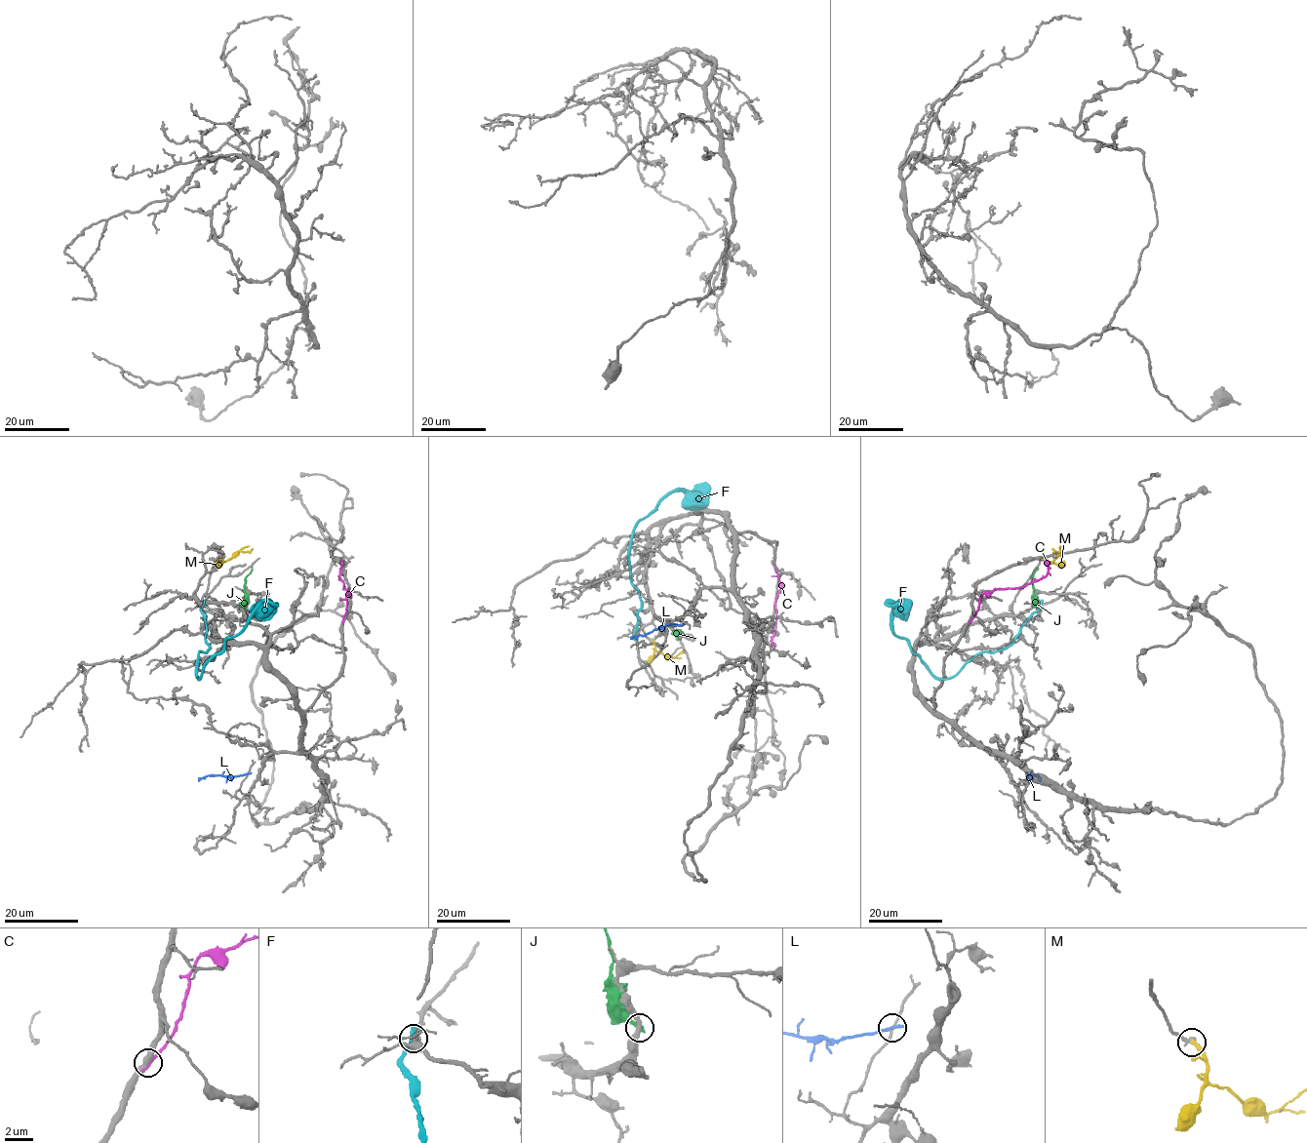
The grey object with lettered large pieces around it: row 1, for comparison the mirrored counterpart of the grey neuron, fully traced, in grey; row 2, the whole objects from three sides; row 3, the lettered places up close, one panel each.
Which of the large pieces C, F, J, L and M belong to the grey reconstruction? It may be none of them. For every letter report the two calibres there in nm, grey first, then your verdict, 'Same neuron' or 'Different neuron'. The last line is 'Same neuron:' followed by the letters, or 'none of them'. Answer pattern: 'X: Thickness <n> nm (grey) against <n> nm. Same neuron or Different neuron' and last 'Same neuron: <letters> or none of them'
C: Thickness 400 nm (grey) against 260 nm. Different neuron
F: Thickness 300 nm (grey) against 550 nm. Different neuron
J: Thickness 320 nm (grey) against 360 nm. Different neuron
L: Thickness 170 nm (grey) against 260 nm. Different neuron
M: Thickness 360 nm (grey) against 280 nm. Different neuron
Same neuron: none of them

